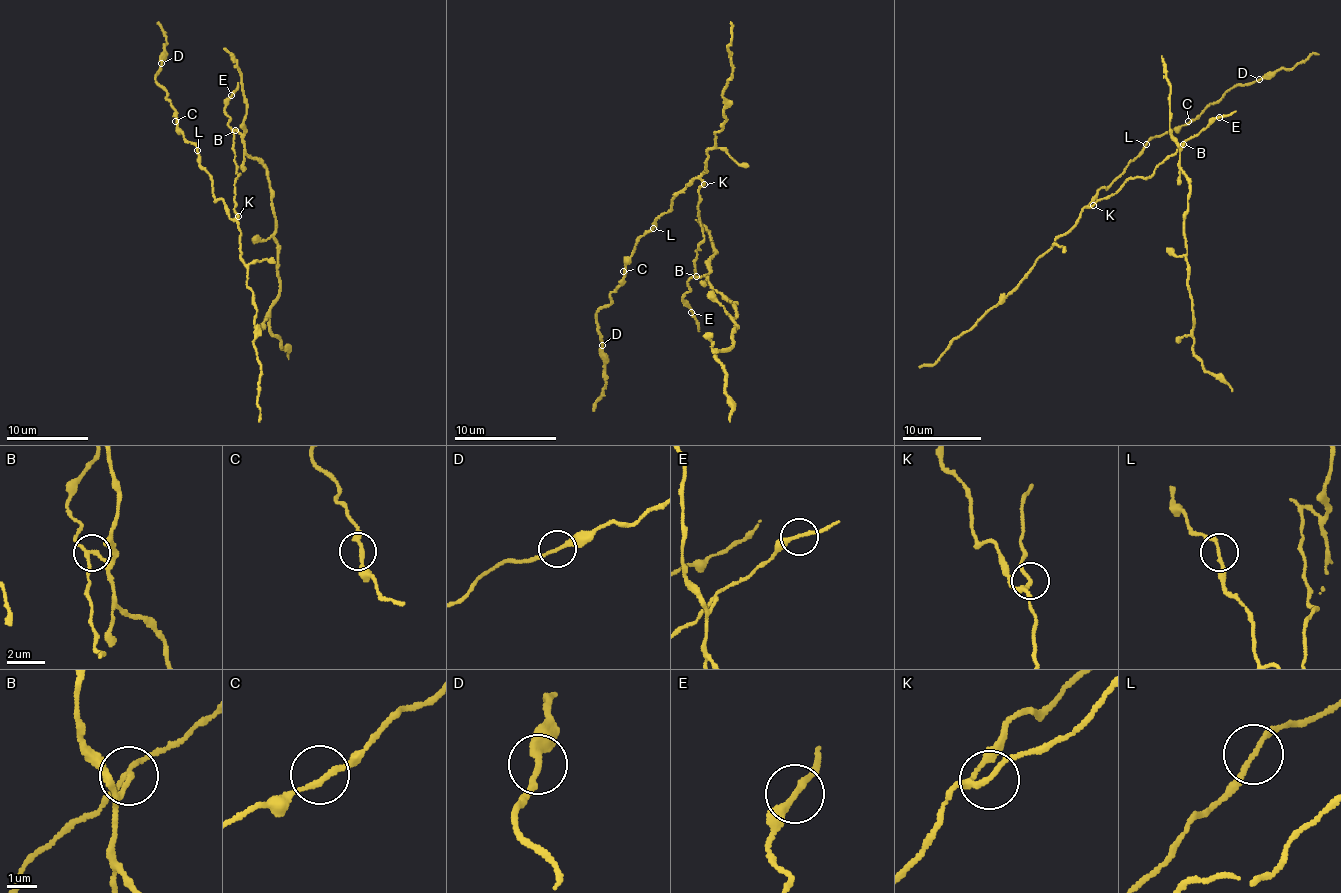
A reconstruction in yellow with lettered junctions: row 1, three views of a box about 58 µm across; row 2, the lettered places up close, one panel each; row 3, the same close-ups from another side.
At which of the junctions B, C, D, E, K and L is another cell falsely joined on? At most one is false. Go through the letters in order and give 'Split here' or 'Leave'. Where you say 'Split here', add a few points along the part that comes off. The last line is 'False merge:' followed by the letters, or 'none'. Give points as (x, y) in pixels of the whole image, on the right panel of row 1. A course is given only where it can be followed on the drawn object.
B: Split here. Course of the part to remove: (1183, 143), (1180, 167), (1190, 191), (1183, 237), (1193, 354), (1207, 371), (1220, 376), (1232, 390)
C: Leave
D: Leave
E: Leave
K: Leave
L: Leave
False merge: B

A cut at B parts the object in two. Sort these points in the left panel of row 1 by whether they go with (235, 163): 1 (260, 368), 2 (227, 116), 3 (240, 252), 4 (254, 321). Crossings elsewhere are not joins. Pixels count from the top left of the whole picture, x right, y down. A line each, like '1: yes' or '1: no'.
1: yes
2: yes
3: yes
4: yes

